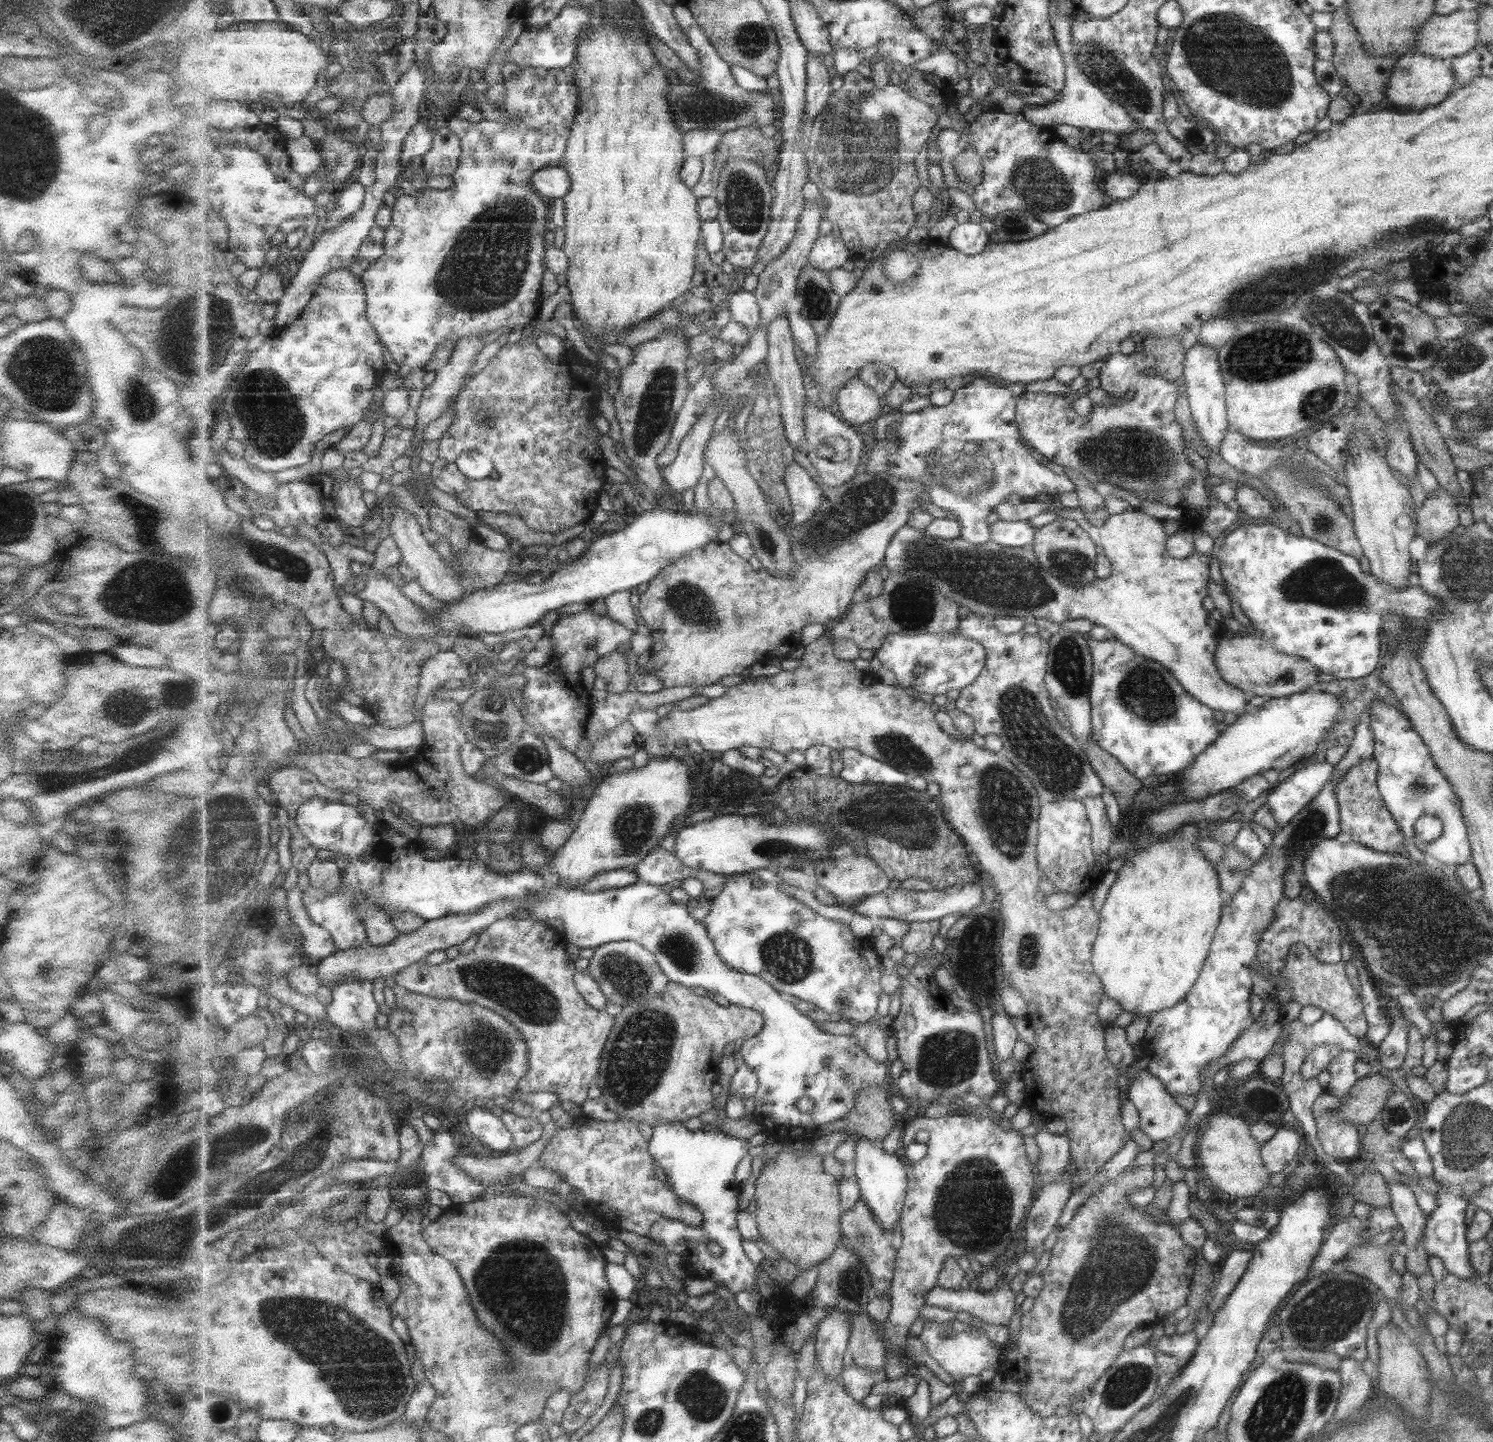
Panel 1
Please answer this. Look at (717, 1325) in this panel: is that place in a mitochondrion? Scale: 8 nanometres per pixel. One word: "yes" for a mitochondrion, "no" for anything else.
no

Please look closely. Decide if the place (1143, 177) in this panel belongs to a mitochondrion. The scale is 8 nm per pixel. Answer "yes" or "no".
no

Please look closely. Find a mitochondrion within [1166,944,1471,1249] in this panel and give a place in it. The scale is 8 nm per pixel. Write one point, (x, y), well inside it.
(1262, 1101)

